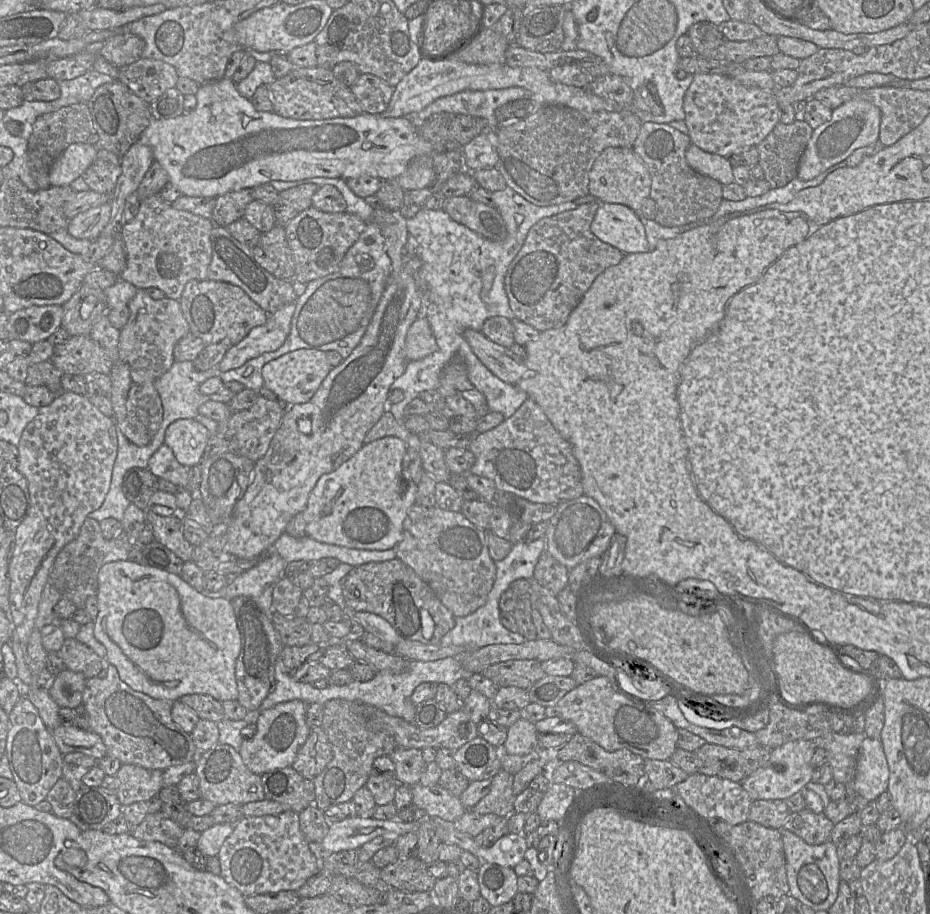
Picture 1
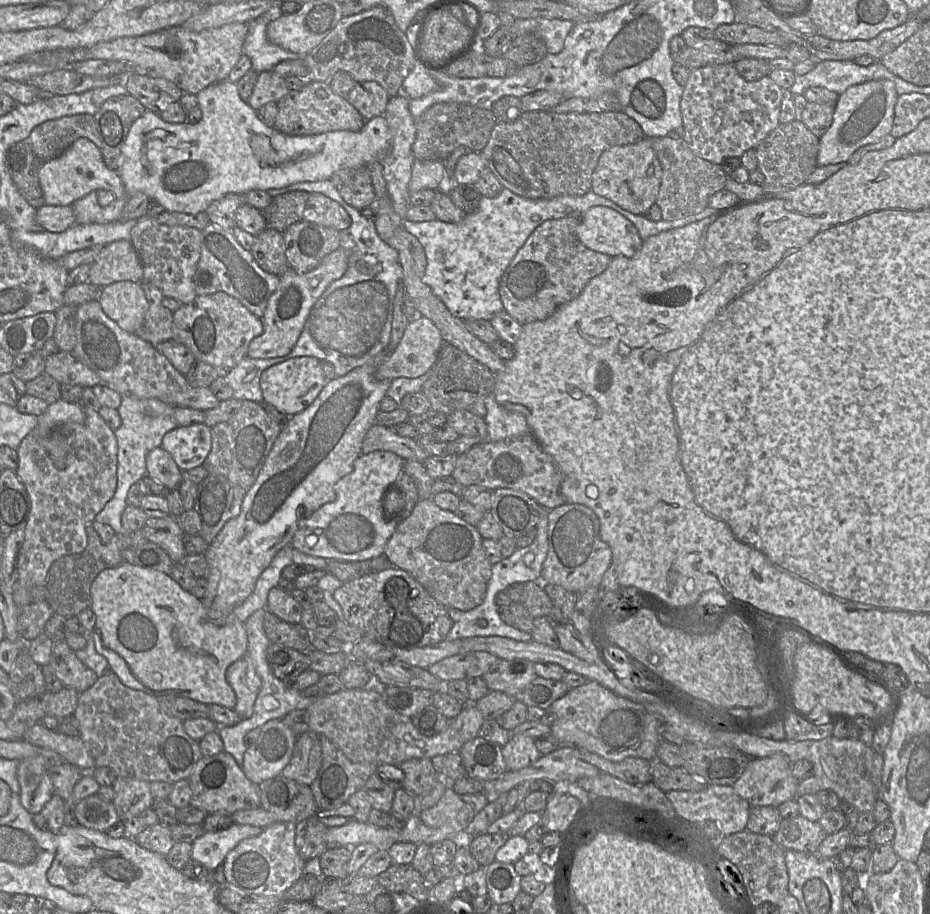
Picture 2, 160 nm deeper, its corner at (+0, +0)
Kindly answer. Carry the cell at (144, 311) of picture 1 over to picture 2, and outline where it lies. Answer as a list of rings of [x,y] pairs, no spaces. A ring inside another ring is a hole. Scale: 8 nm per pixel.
[[[141,282],[149,308],[145,314],[144,326],[150,331],[150,342],[153,346],[173,338],[174,313],[163,306],[164,295],[155,285]]]

